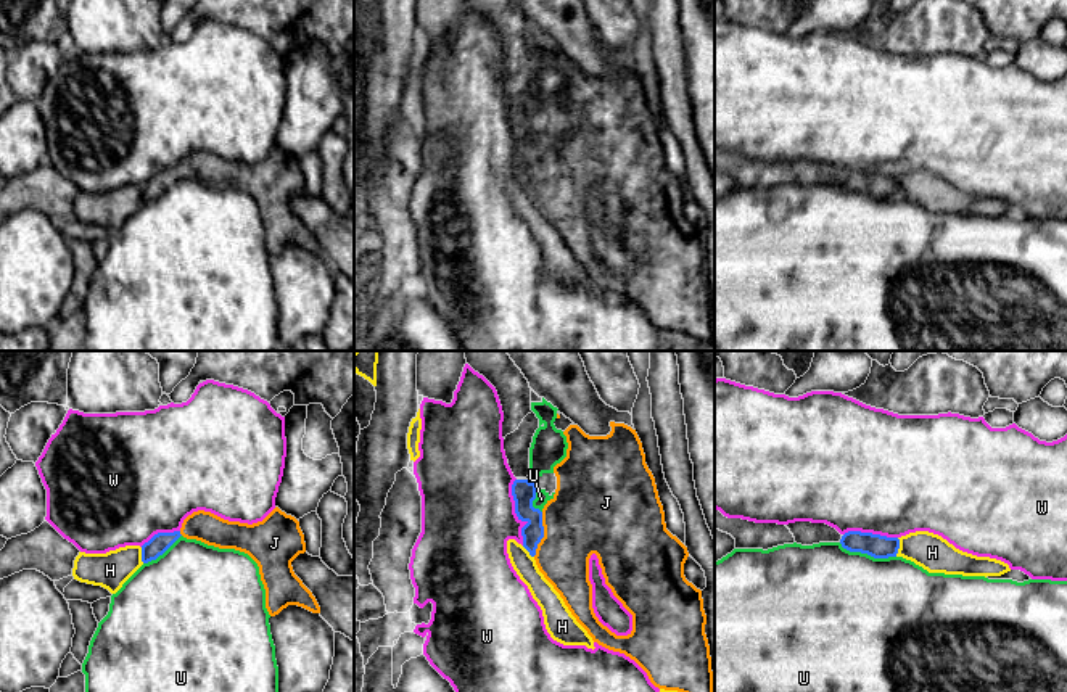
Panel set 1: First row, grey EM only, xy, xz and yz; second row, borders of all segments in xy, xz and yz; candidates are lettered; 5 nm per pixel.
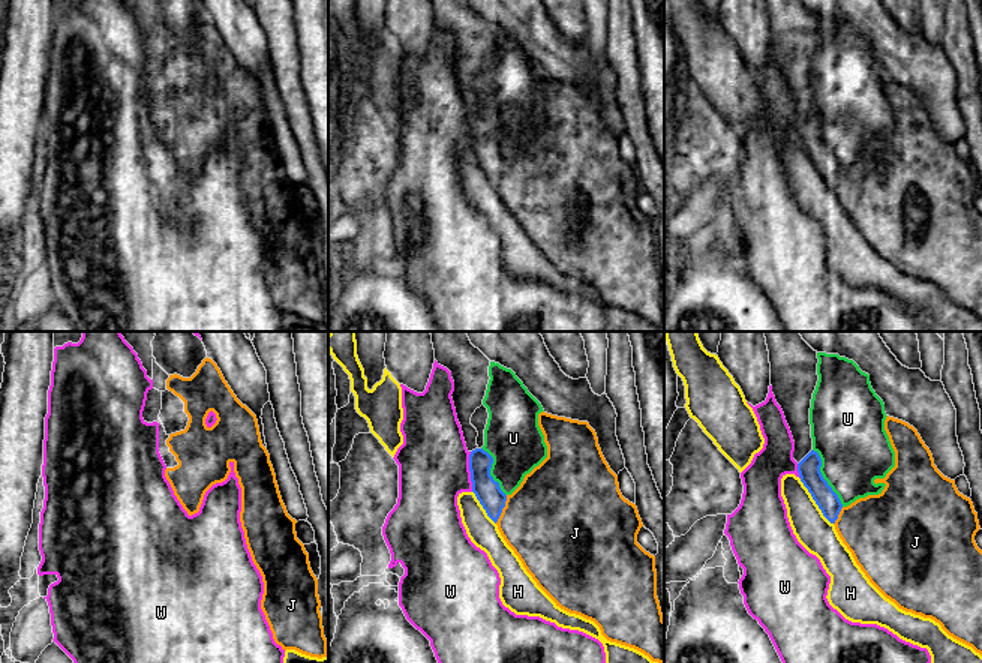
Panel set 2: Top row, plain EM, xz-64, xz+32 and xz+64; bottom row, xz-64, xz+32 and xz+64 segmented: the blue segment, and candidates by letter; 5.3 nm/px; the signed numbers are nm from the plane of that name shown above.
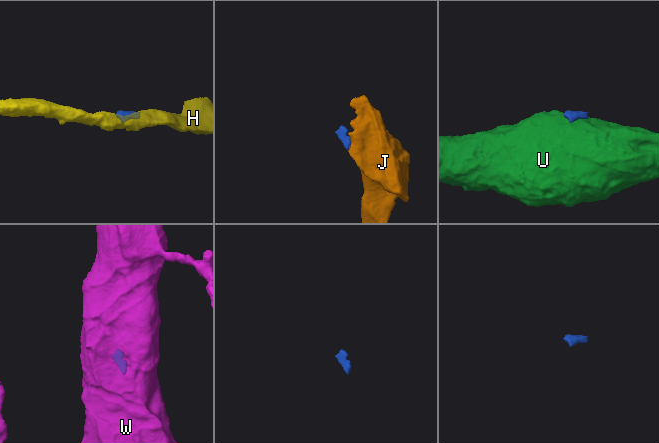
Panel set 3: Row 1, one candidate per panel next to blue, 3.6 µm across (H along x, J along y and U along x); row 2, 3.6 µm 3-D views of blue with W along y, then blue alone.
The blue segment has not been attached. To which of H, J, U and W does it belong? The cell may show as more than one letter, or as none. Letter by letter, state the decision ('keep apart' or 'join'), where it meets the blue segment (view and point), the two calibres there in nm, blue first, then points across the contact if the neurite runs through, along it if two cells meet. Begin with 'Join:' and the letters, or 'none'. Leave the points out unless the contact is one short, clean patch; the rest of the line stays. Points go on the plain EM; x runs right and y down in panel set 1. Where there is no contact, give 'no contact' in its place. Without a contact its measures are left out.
Join: J
H: keep apart; meets blue in yz at (898, 187); 120 nm thick on the blue side, 180 nm on the other; border along yz (898, 177), (898, 192), (895, 195)
J: join; meets blue in xz at (543, 174); 120 nm thick on the blue side, 380 nm on the other; runs through xz (523, 132), (523, 147), (543, 174), (564, 174), (588, 155)
U: keep apart; meets blue in yz at (868, 193); 120 nm thick on the blue side, 500 nm on the other
W: keep apart; meets blue in xz at (515, 152); 120 nm thick on the blue side, 460 nm on the other; border along xz (515, 118), (512, 139), (514, 152), (525, 163), (523, 184)

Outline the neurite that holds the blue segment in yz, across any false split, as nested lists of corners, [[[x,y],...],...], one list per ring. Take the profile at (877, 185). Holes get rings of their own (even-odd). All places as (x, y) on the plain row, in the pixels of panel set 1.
[[[848,171],[842,175],[840,183],[850,192],[867,193],[874,198],[896,196],[900,188],[898,177],[887,177],[872,172]]]

